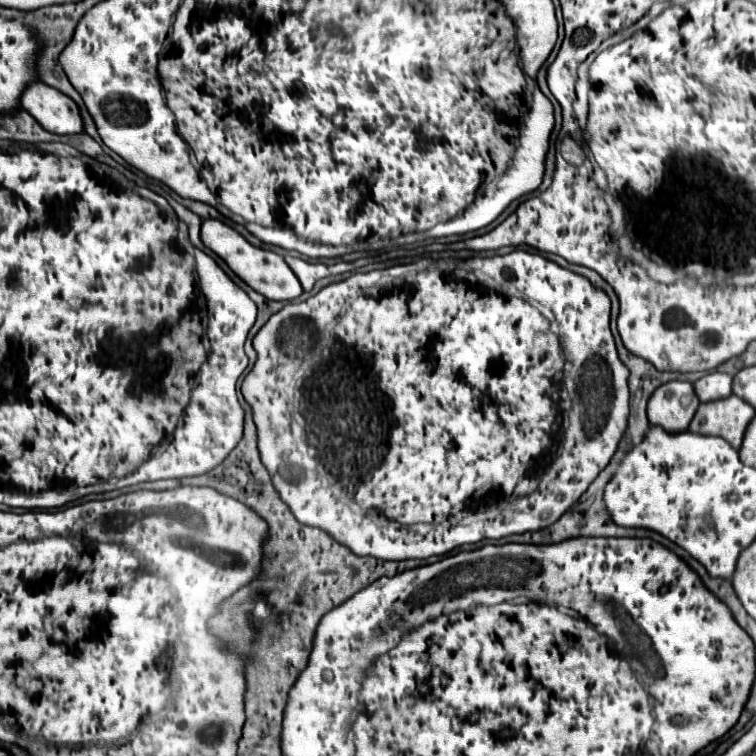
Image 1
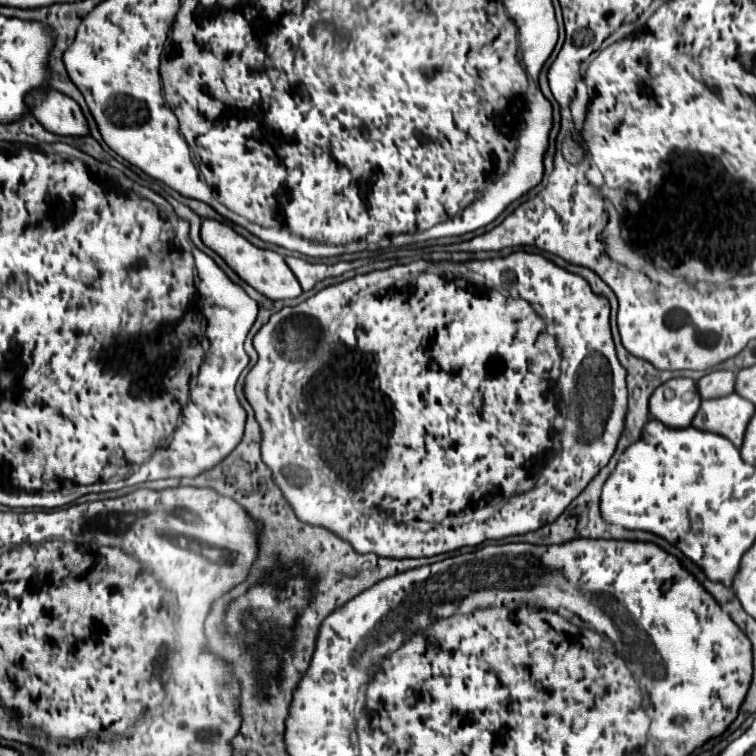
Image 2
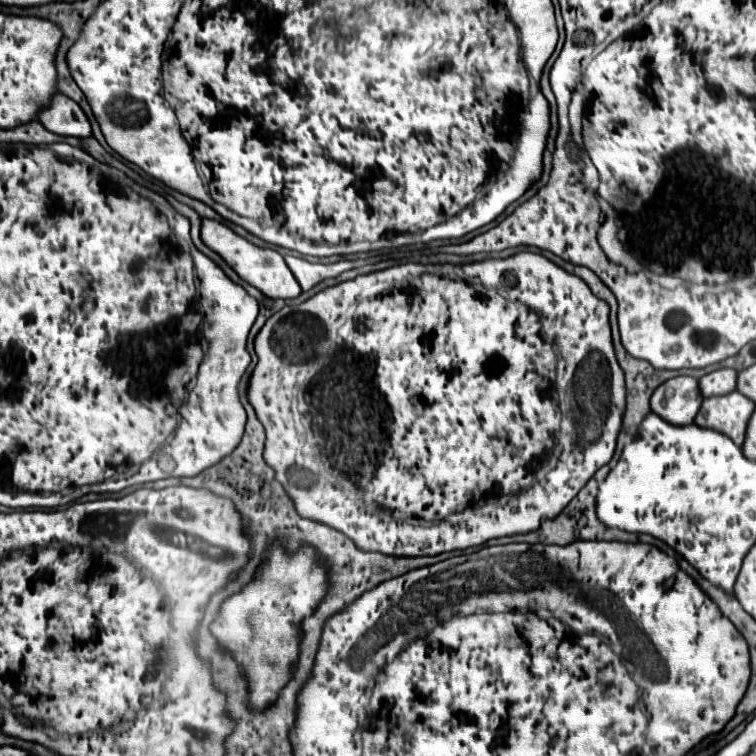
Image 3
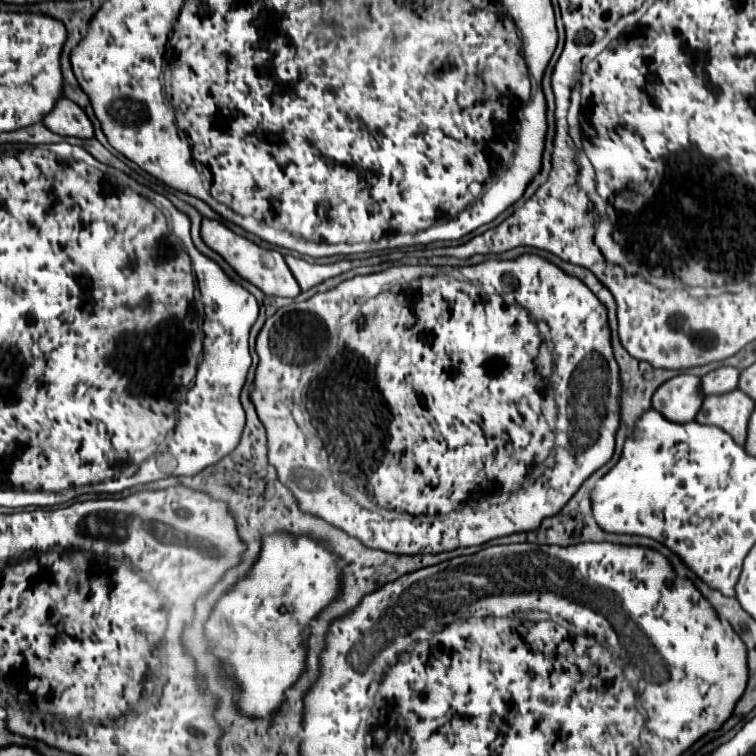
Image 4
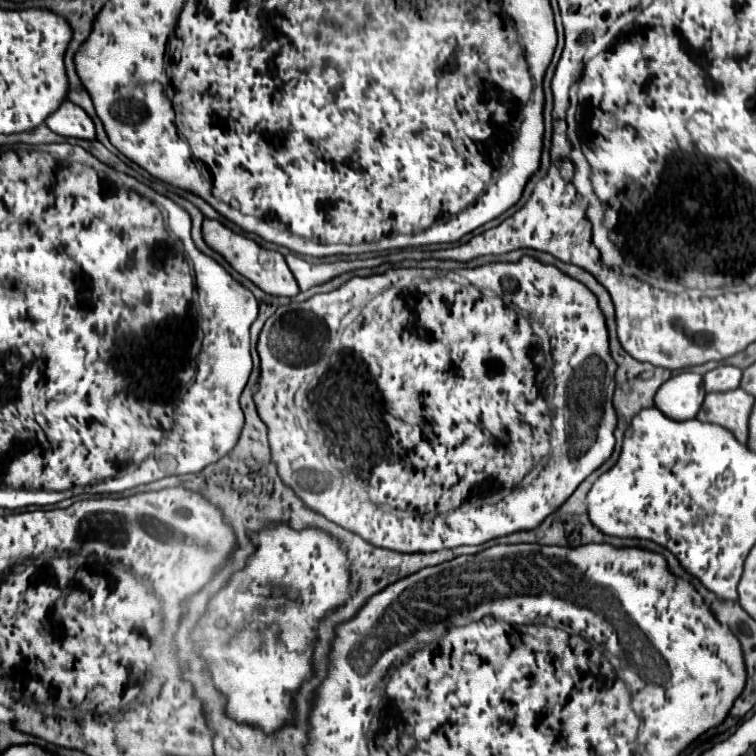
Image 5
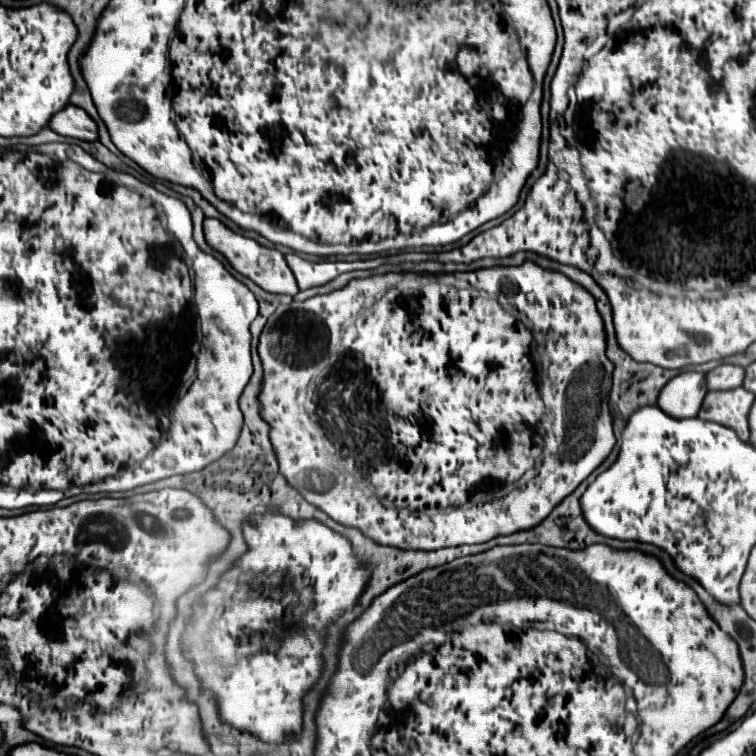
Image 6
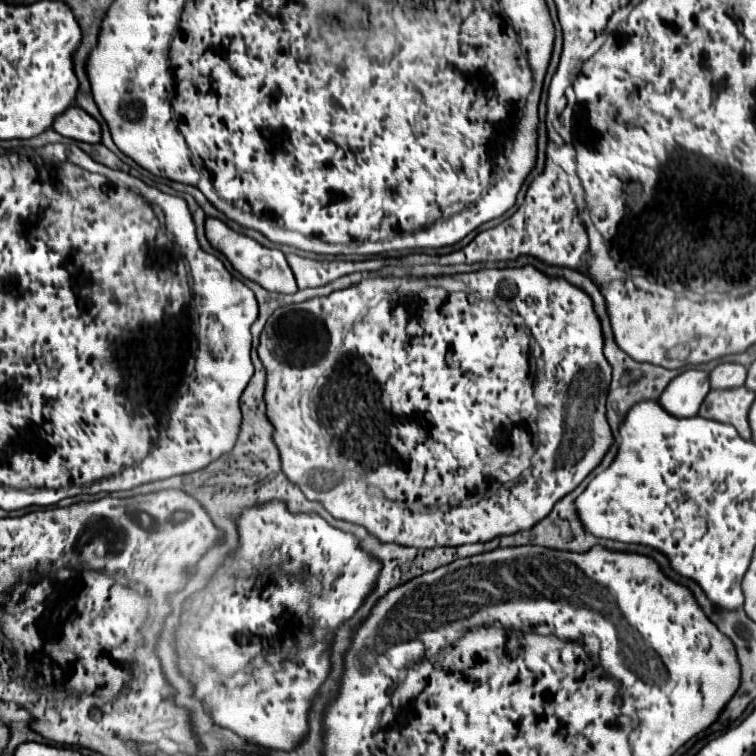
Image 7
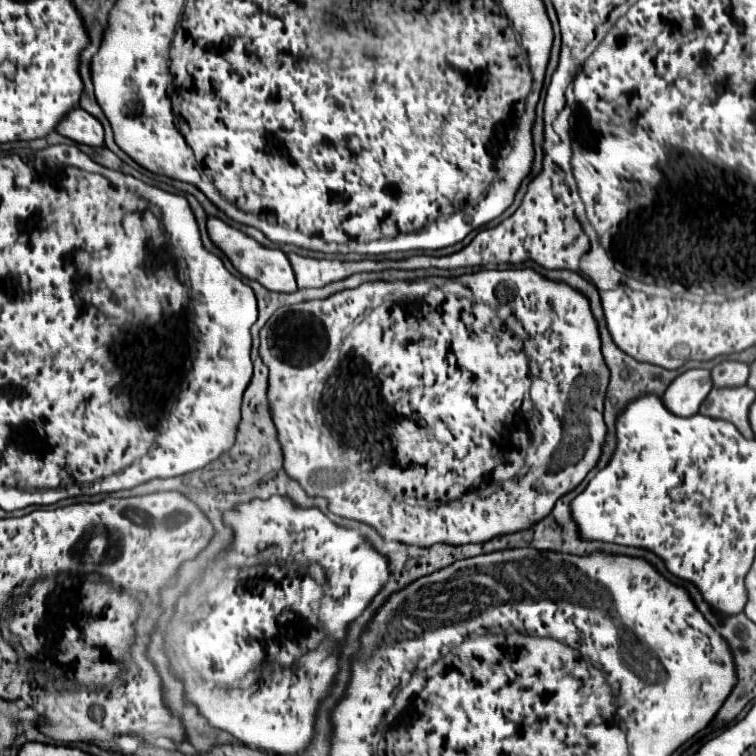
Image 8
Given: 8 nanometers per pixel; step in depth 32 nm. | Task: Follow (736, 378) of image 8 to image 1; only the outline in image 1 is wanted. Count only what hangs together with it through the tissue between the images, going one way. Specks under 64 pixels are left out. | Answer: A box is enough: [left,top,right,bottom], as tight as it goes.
[694,372,732,402]

